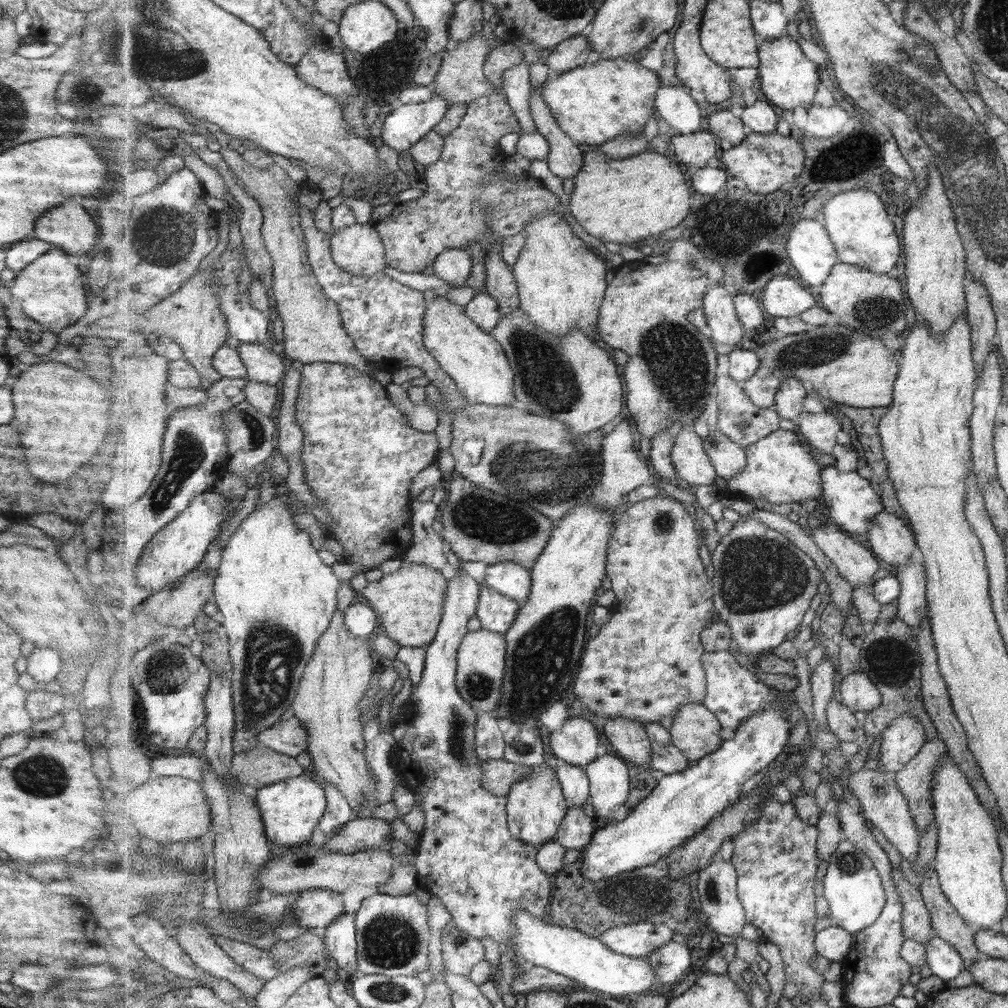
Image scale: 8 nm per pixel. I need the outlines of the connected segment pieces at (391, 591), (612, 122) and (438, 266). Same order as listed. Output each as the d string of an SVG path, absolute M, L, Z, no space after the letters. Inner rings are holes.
M403 561L397 571L385 574L377 581L371 581L361 594L377 612L380 630L387 632L387 636L402 647L426 647L435 640L442 624L449 585L447 572L435 570L427 564Z
M592 59L586 66L558 74L554 79L547 80L543 85L543 99L549 103L549 107L557 119L557 123L577 144L584 148L599 148L606 142L615 140L618 136L629 134L641 134L651 120L651 112L655 114L655 98L657 90L661 86L661 79L649 68L641 66L637 62L603 61Z
M451 248L436 258L432 270L439 278L449 282L453 288L467 285L467 280L473 272L473 260L467 249Z

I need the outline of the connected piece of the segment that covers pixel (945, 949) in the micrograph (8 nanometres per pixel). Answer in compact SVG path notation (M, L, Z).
M939 934L933 935L934 938L927 944L927 964L932 974L942 979L945 984L949 980L955 980L967 966L952 945L940 938Z

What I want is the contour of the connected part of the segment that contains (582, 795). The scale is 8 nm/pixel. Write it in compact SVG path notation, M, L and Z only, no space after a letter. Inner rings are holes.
M559 760L556 773L571 806L581 807L590 800L590 778L586 768Z

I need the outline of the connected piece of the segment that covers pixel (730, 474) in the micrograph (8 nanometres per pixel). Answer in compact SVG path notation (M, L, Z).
M721 430L711 432L704 442L706 454L714 463L719 477L729 481L747 469L748 454L745 448L728 438Z

